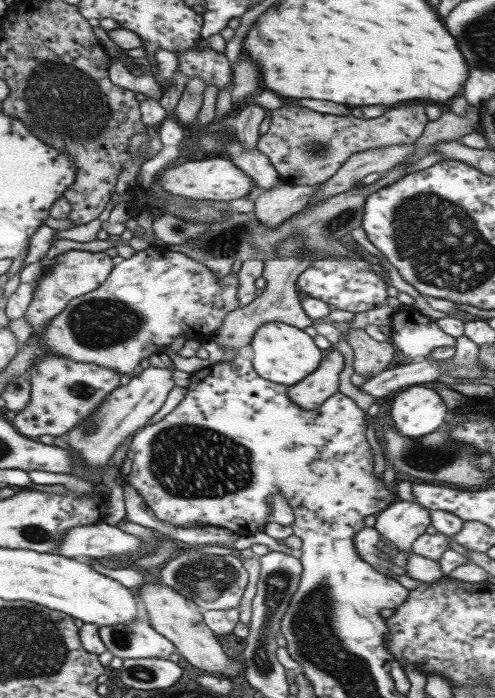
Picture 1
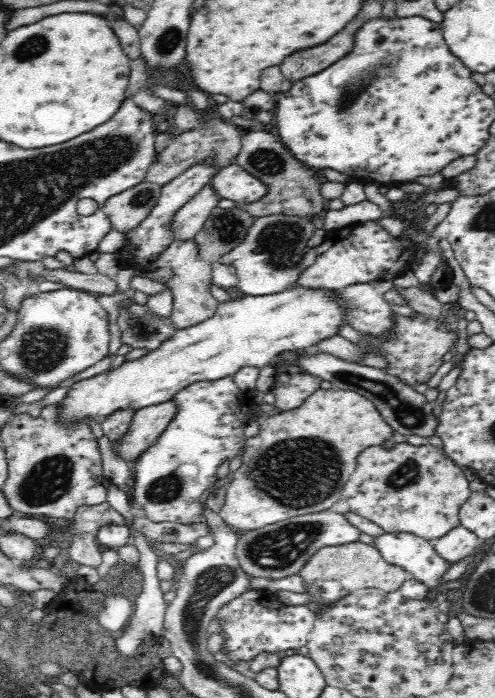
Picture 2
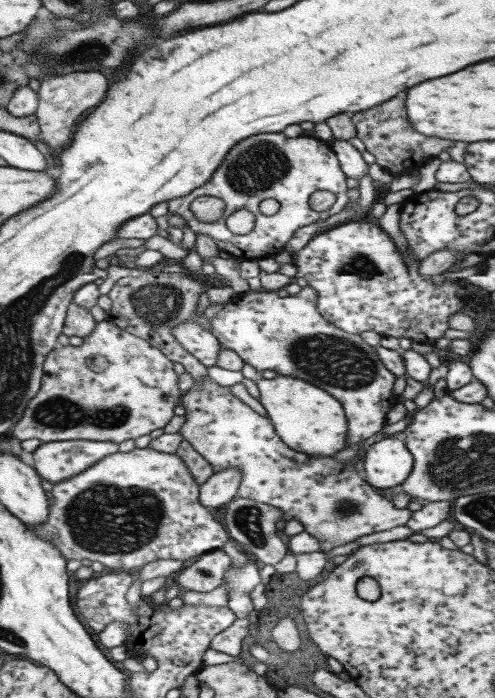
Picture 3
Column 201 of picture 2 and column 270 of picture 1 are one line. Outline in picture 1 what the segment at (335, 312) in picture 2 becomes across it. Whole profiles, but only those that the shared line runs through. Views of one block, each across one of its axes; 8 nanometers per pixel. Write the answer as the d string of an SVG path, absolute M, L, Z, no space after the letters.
M269 322L255 330L248 345L251 348L251 364L257 376L281 384L283 389L297 384L311 374L321 362L321 350L315 346L311 336L289 324Z

